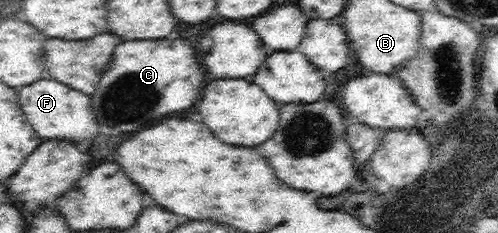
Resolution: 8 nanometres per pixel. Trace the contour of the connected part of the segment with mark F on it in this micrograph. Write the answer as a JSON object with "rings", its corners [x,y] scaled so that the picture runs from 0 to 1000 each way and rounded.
{"rings":[[[76,339],[68,356],[32,378],[32,399],[52,511],[64,528],[84,601],[139,588],[181,618],[195,579],[193,494],[181,459],[181,416],[173,399],[161,399],[108,339]]]}

